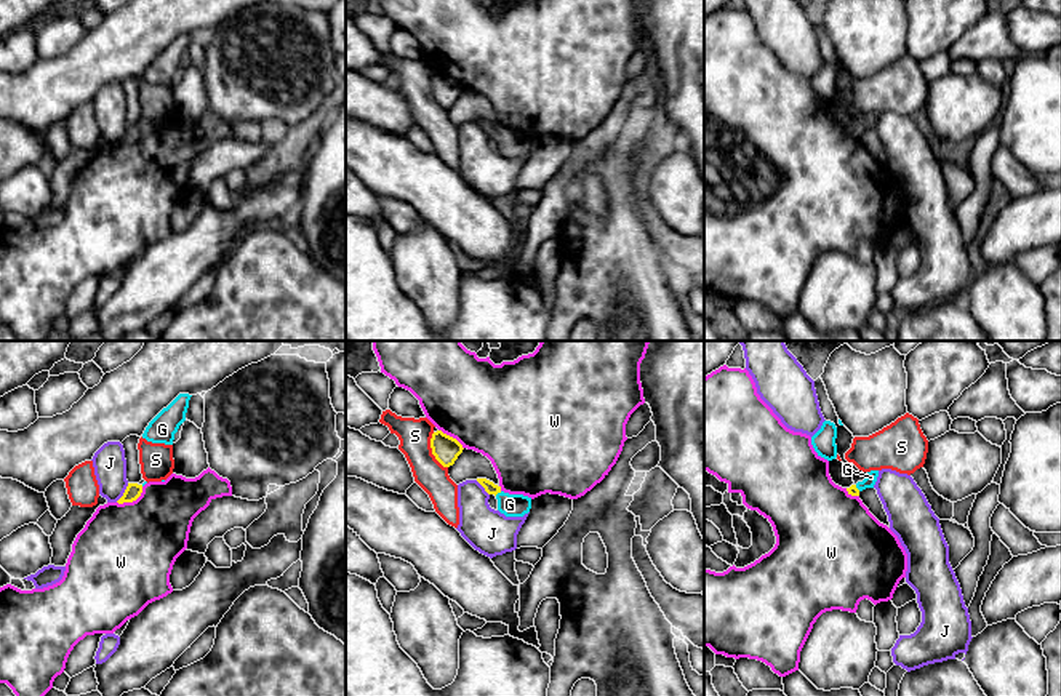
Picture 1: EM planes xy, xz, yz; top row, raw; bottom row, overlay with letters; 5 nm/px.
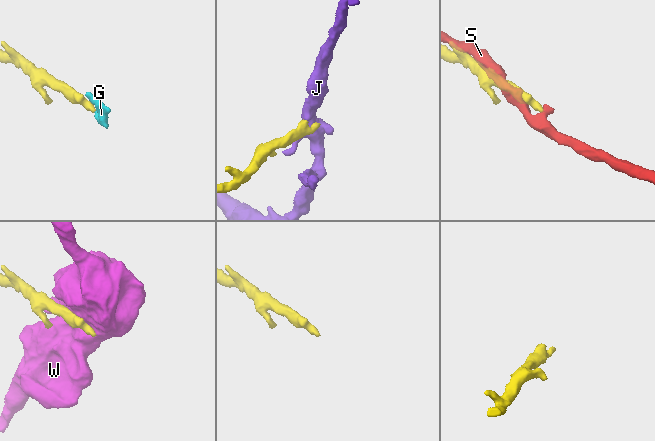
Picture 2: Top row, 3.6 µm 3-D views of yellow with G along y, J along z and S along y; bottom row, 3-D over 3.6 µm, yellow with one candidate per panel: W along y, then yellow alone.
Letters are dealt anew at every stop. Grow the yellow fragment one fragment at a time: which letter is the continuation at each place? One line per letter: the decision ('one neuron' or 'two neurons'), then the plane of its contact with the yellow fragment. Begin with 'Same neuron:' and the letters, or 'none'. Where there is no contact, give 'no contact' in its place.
Same neuron: G
G: one neuron; contact in xz
J: two neurons; contact in xy
S: two neurons; contact in xz
W: two neurons; contact in xy

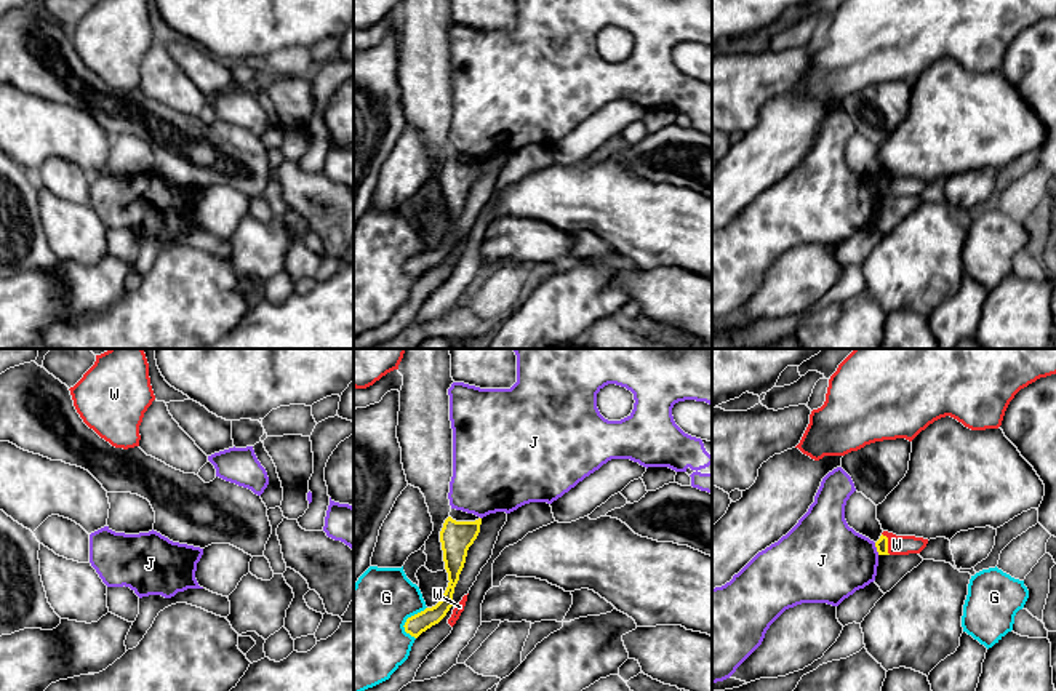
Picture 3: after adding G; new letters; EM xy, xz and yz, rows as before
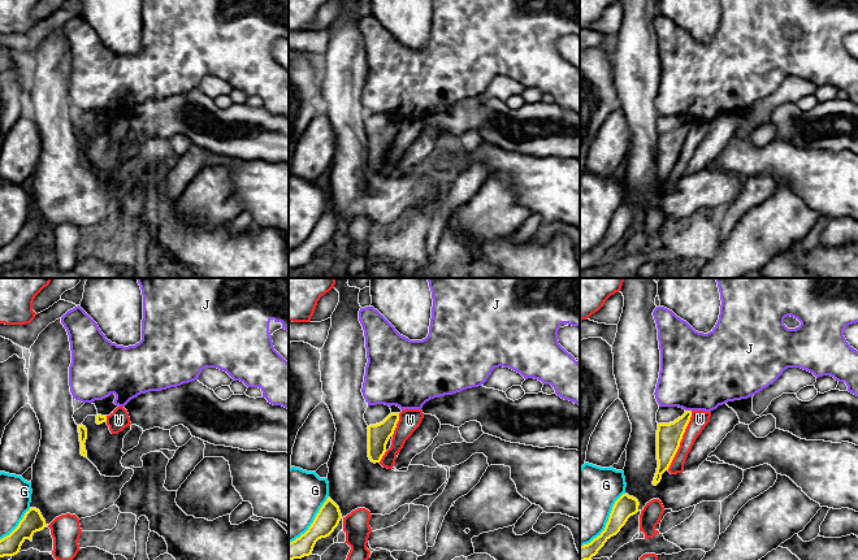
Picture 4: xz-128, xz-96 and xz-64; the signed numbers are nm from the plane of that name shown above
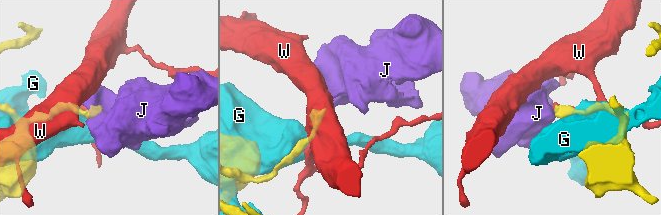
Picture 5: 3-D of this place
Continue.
Same neuron: none
G: two neurons; contact in xz
J: two neurons; contact in yz
W: two neurons; contact in yz

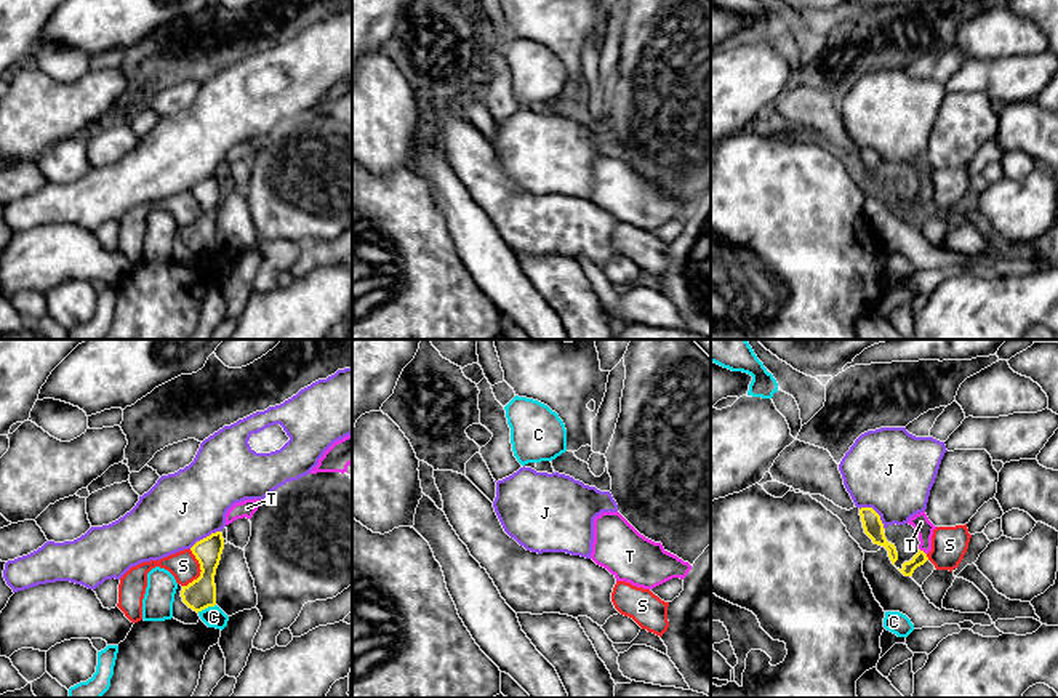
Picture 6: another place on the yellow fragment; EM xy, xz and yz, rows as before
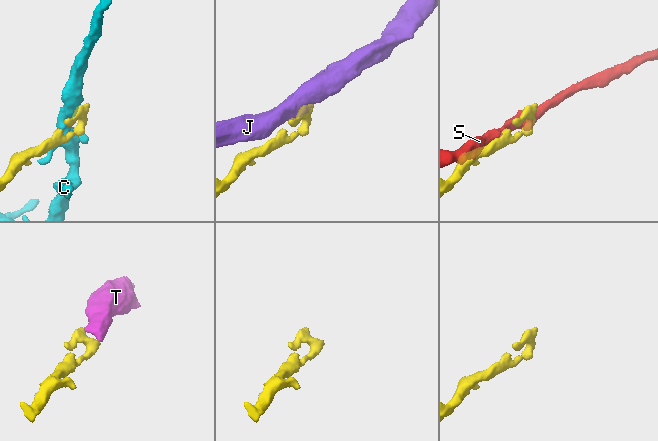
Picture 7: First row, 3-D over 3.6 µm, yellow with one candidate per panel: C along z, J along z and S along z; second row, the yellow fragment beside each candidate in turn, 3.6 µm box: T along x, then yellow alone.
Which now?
Same neuron: T
C: two neurons; contact in xy
J: two neurons; contact in yz
S: two neurons; contact in xy
T: one neuron; contact in yz

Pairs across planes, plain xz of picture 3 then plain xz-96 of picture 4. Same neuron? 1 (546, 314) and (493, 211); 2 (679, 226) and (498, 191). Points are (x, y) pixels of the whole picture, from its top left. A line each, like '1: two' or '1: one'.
1: one
2: two

